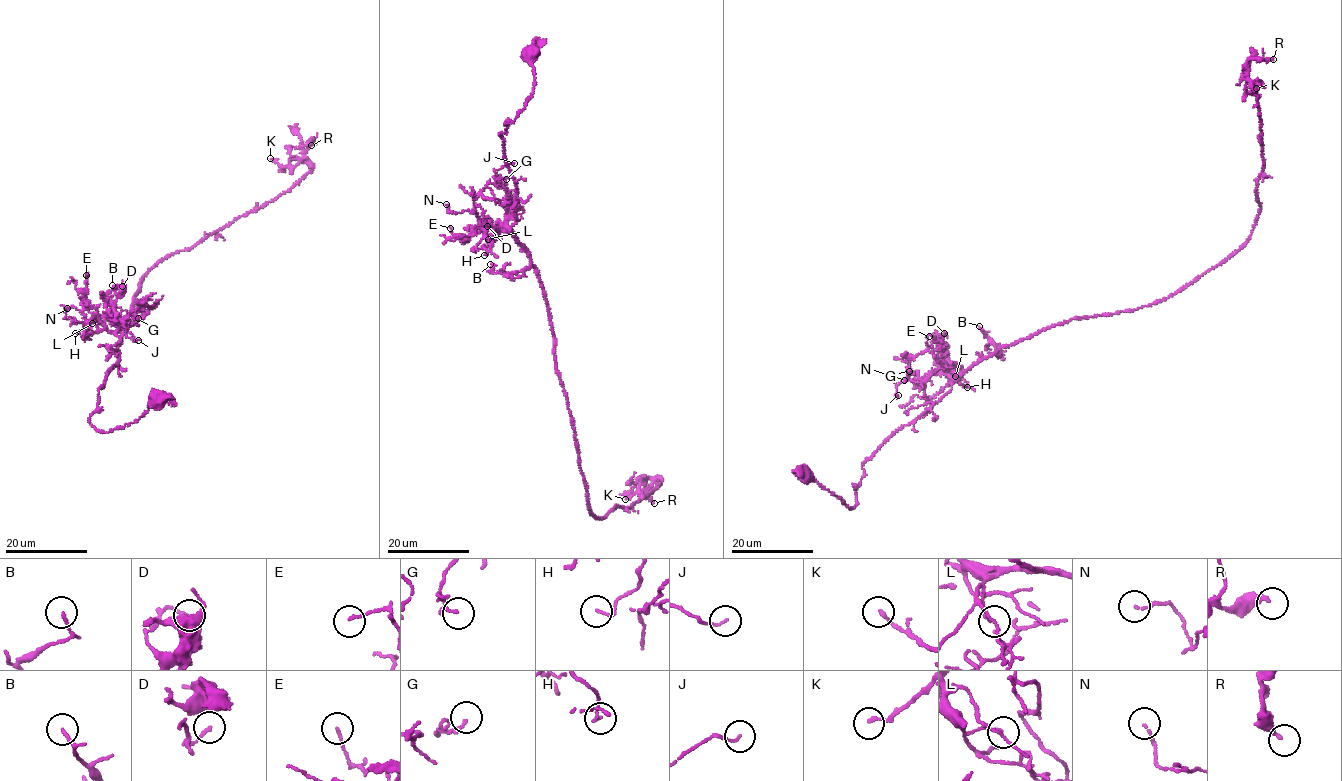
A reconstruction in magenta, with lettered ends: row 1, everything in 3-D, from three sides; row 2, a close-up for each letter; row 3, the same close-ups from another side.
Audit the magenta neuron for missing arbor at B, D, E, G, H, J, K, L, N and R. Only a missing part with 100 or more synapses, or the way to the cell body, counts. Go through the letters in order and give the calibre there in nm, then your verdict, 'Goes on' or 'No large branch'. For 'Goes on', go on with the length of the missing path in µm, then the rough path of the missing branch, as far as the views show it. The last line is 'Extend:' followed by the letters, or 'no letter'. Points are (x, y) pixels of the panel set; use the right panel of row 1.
B: Thickness 130 nm. No large branch
D: Thickness 140 nm. No large branch
E: Thickness 120 nm. No large branch
G: Thickness 150 nm. No large branch
H: Thickness 120 nm. No large branch
J: Thickness 100 nm. No large branch
K: Thickness 150 nm. No large branch
L: Thickness 120 nm. No large branch
N: Thickness 140 nm. No large branch
R: Thickness 280 nm. No large branch
Extend: no letter

